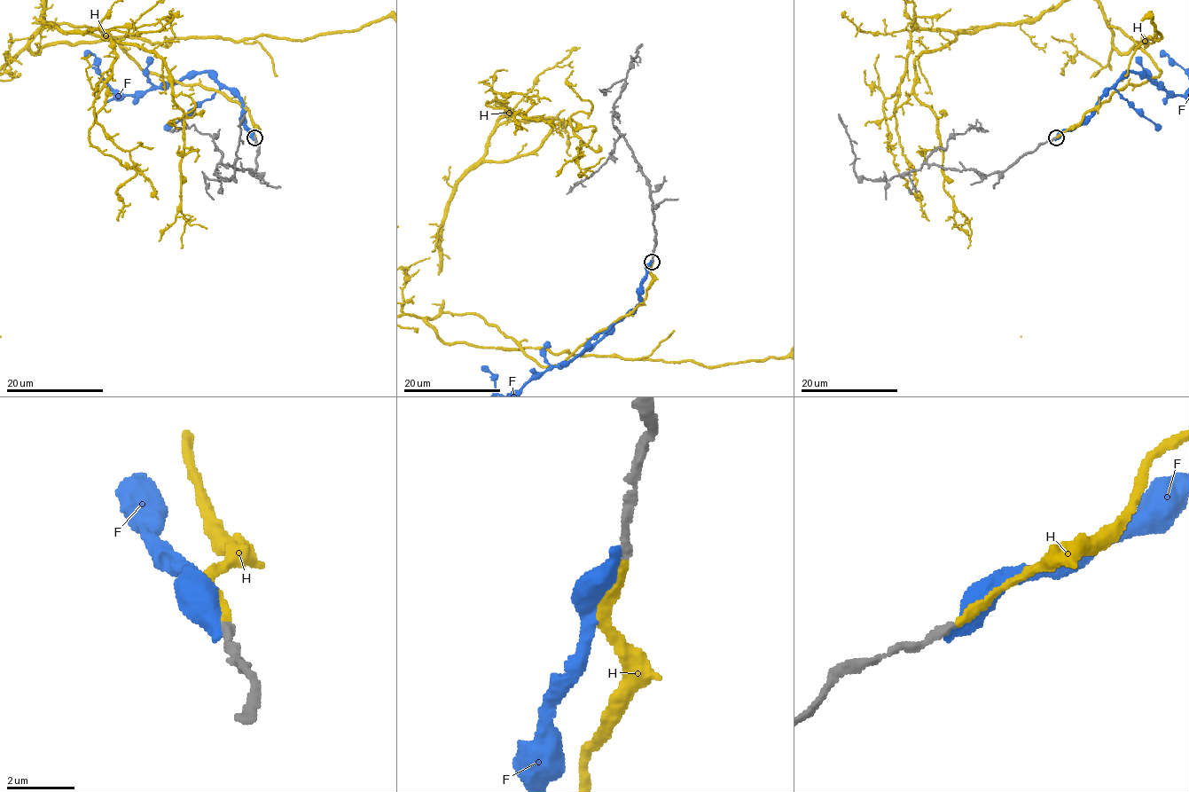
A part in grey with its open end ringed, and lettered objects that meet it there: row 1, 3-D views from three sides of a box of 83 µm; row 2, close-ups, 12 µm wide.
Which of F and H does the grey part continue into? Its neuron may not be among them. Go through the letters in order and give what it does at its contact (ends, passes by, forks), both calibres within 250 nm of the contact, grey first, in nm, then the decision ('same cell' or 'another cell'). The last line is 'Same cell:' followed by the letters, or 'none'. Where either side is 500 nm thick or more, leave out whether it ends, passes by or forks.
F: 280/500 nm | another cell
H: it ends | 260/240 nm | same cell
Same cell: H

